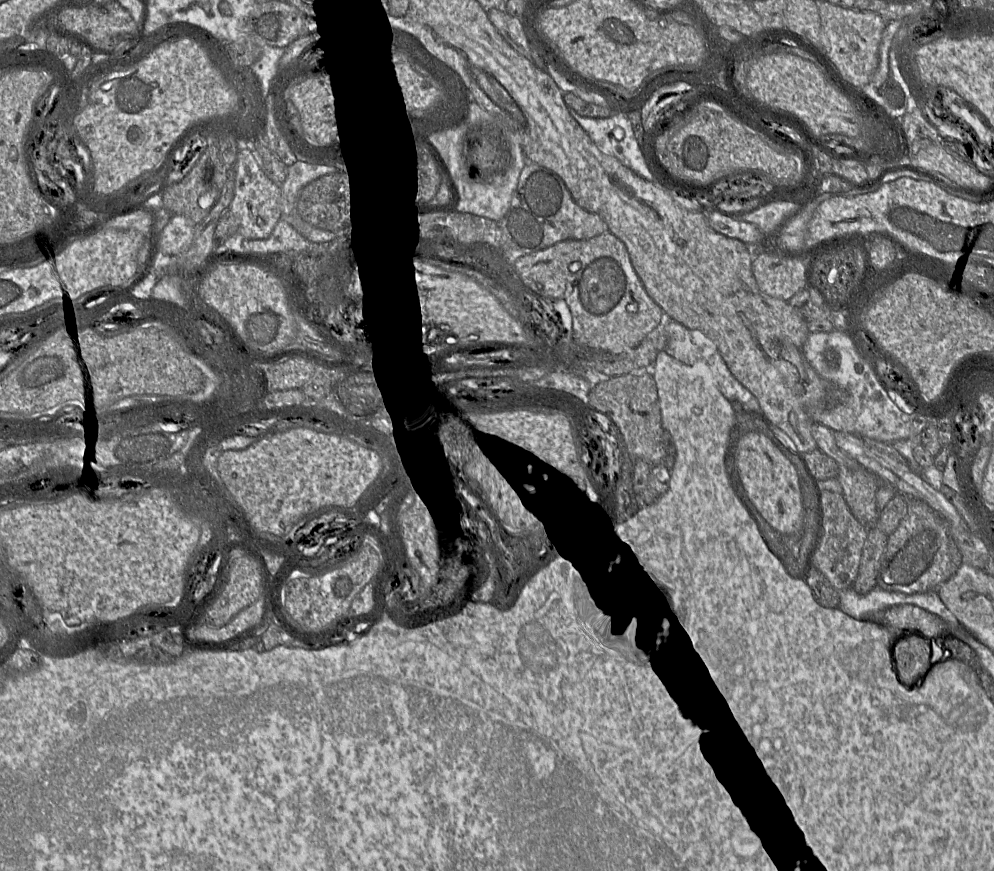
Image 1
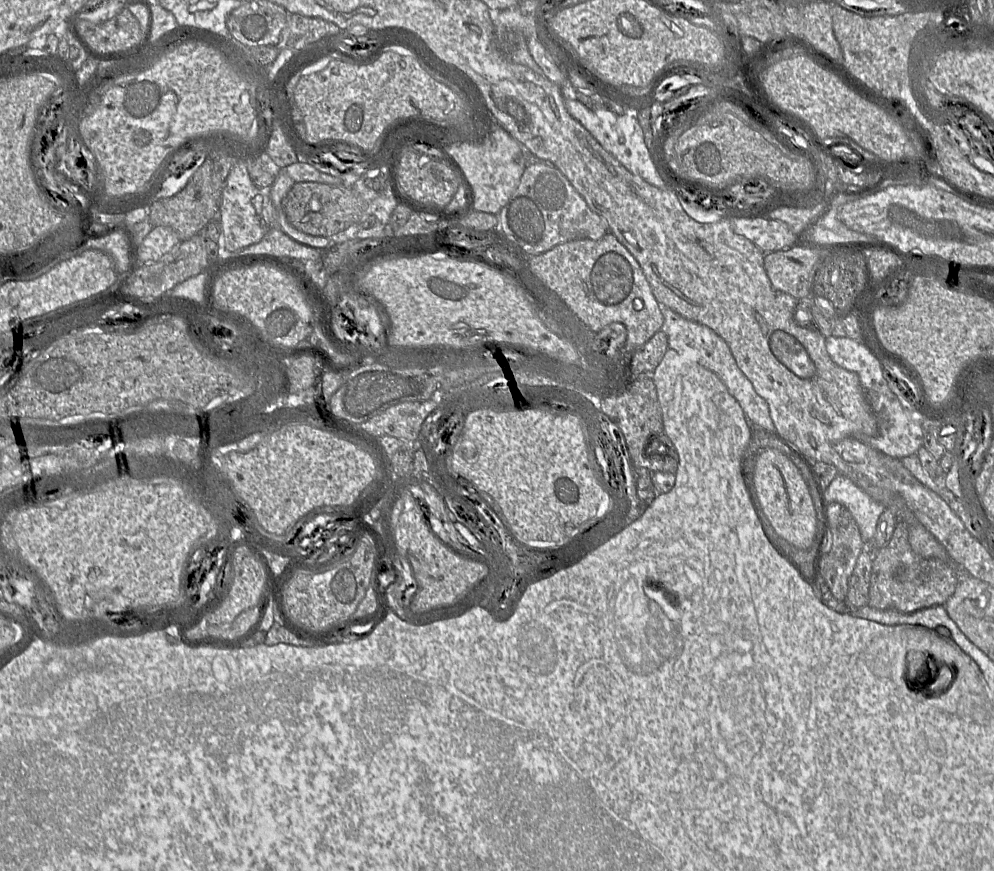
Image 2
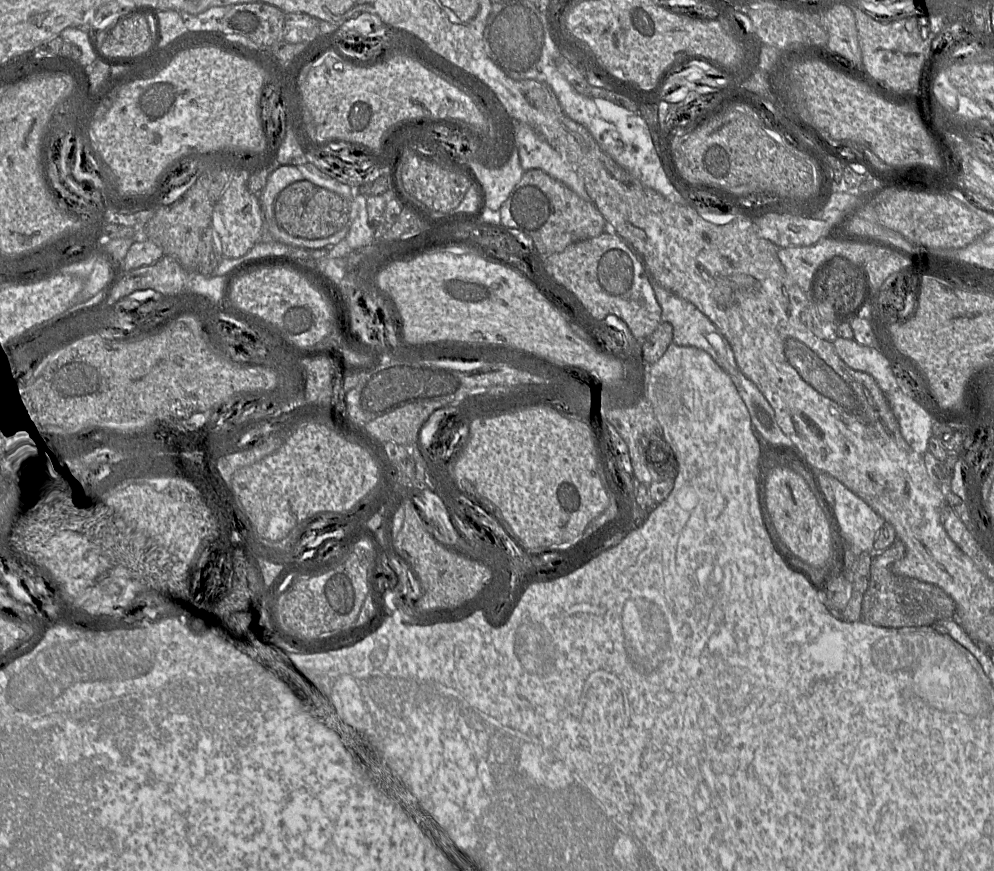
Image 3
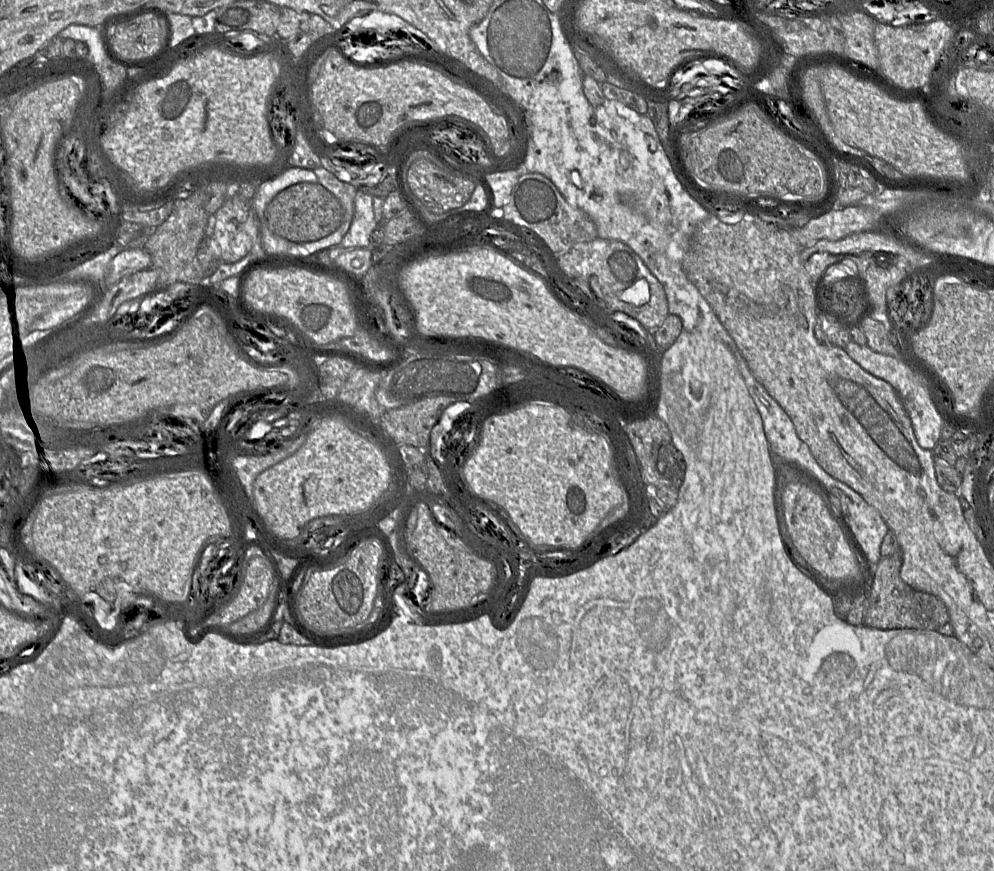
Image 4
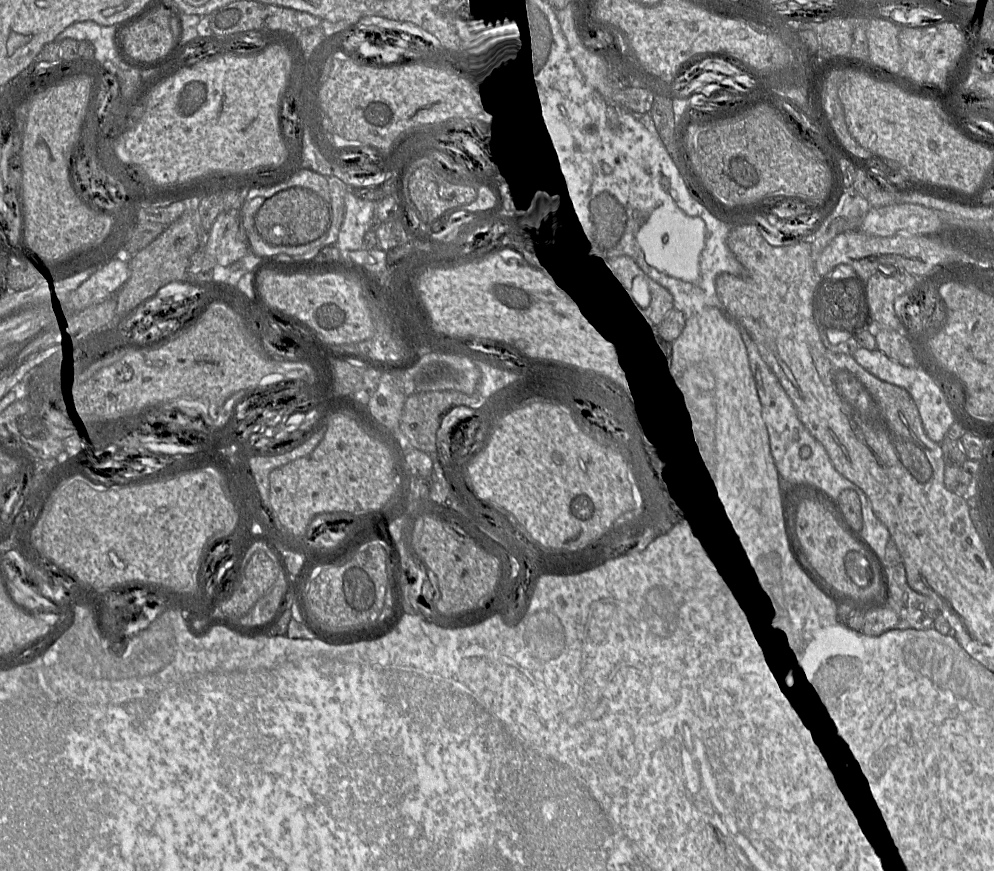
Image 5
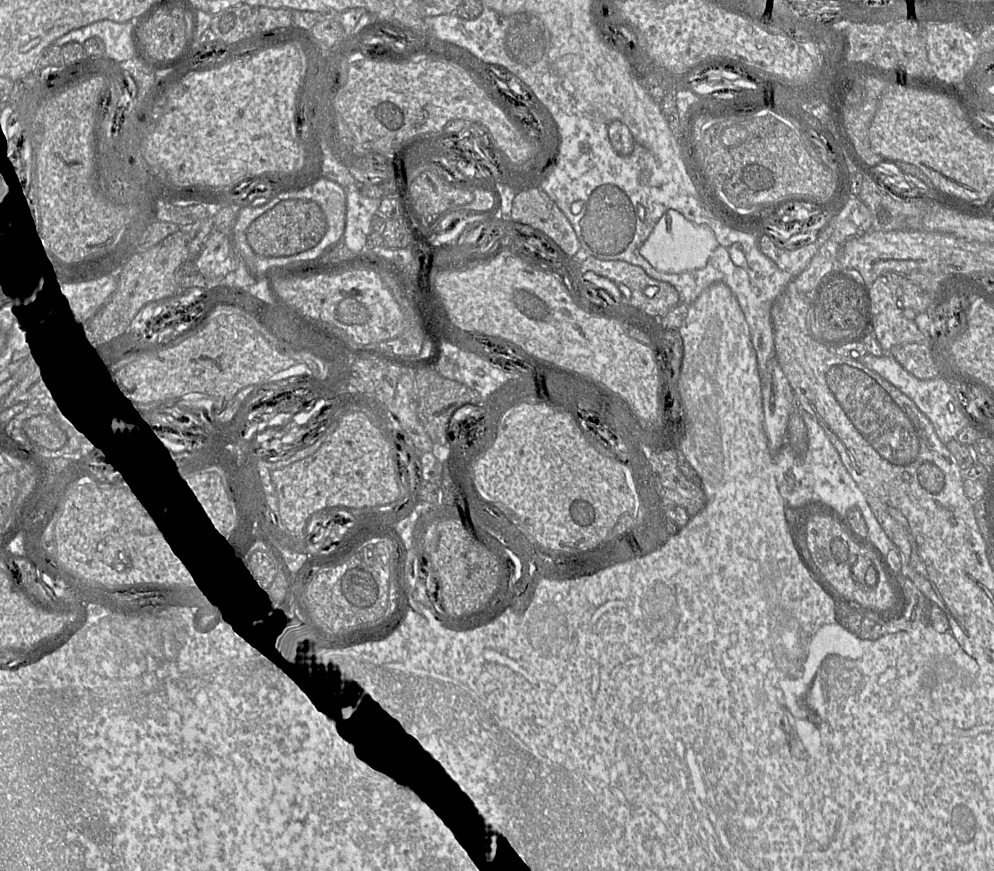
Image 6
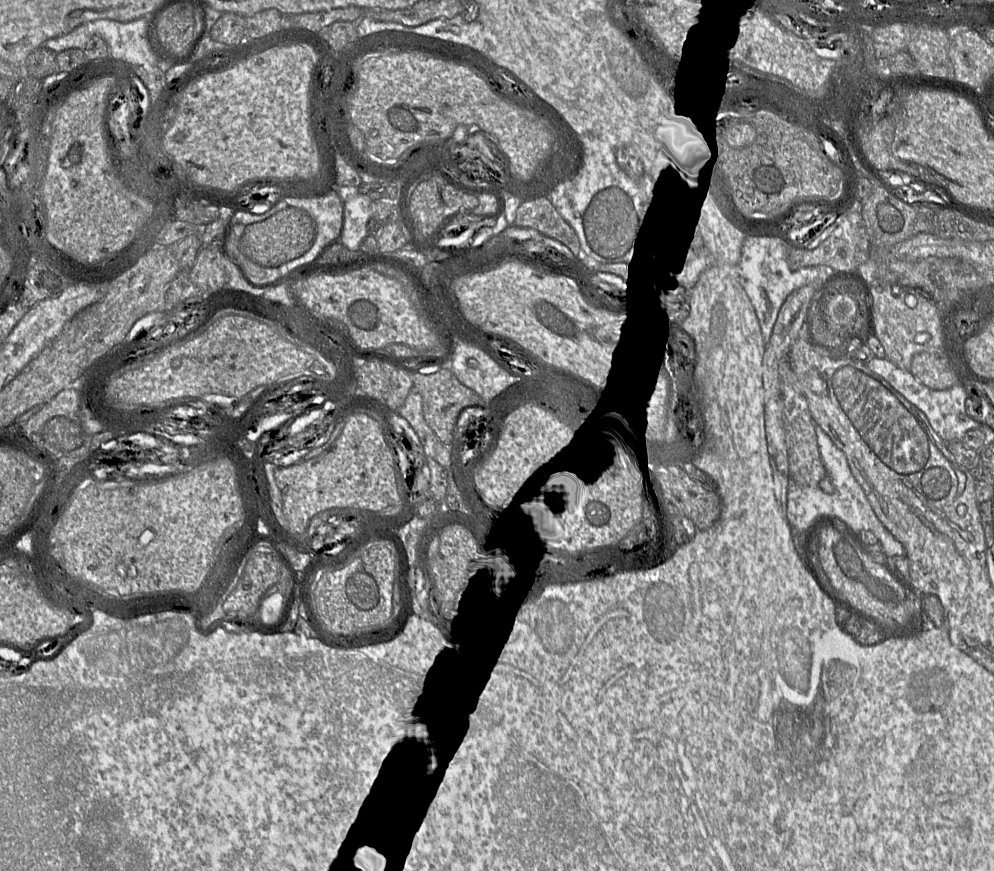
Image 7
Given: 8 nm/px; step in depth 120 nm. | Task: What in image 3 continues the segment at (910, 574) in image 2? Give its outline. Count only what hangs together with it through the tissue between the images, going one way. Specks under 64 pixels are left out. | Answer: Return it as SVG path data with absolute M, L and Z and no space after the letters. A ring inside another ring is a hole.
M900 540L883 552L875 553L871 566L868 589L862 604L862 620L886 628L932 626L938 621L956 618L954 600L941 588L906 576L893 573L892 566L906 554Z

